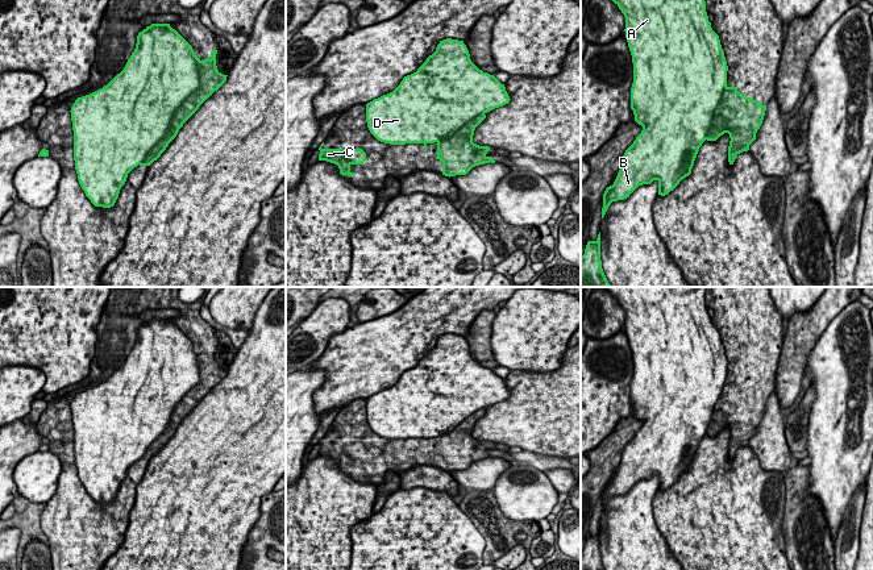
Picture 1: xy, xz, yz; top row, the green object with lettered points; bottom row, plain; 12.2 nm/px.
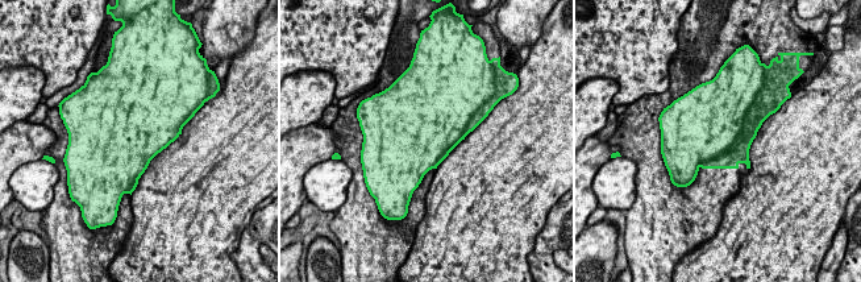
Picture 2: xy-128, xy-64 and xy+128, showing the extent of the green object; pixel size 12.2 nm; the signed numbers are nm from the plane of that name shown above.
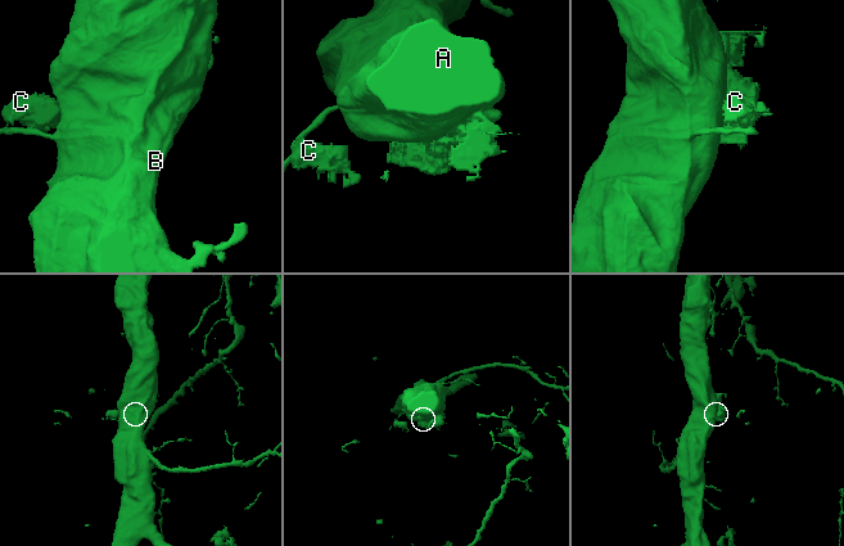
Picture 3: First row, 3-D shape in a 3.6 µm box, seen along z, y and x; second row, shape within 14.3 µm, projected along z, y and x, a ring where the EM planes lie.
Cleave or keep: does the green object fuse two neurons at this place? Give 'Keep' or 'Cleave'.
Cleave

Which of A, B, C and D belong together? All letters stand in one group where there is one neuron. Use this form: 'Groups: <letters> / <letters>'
Groups: A B D / C

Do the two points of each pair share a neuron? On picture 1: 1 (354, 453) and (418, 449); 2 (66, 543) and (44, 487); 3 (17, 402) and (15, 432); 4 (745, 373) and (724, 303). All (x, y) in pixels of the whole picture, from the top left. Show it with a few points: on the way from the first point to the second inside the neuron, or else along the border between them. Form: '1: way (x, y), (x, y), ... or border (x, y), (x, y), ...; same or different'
1: way (370, 453), (402, 453); same
2: border (61, 470), (57, 478), (57, 490), (45, 504); different
3: border (24, 417), (13, 421); different
4: way (745, 356), (745, 324), (741, 320); same

